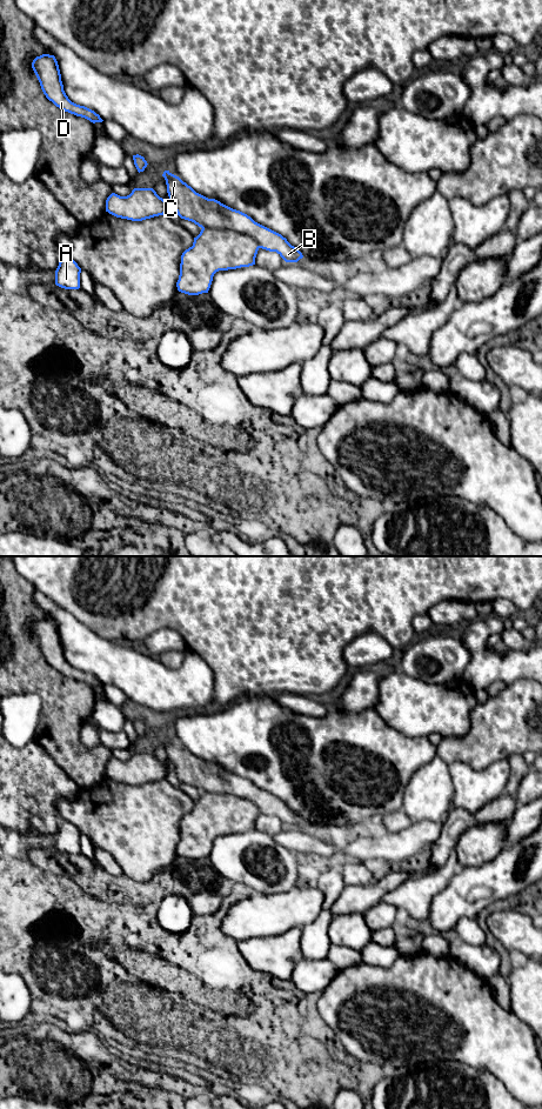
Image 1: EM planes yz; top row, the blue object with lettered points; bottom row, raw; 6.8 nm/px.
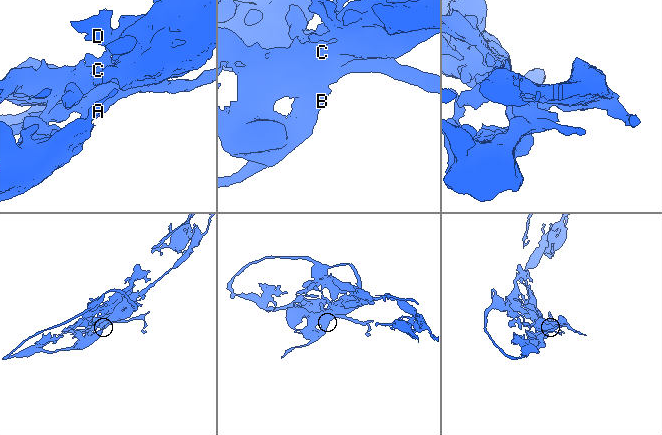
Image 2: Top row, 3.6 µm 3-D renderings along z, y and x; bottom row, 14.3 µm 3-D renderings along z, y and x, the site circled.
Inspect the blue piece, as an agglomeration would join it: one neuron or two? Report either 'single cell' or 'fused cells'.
single cell

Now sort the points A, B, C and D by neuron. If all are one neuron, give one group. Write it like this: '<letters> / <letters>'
A B C D

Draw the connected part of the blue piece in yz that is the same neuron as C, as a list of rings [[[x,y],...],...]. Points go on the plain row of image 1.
[[[169,735],[162,741],[178,780],[202,793],[193,810],[181,820],[179,856],[188,860],[208,857],[216,836],[255,829],[260,813],[276,816],[286,827],[303,822],[286,802],[247,779],[196,757]]]

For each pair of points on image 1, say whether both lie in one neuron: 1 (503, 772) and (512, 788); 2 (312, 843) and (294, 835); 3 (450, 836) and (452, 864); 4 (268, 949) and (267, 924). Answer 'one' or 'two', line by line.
1: two
2: one
3: two
4: two

